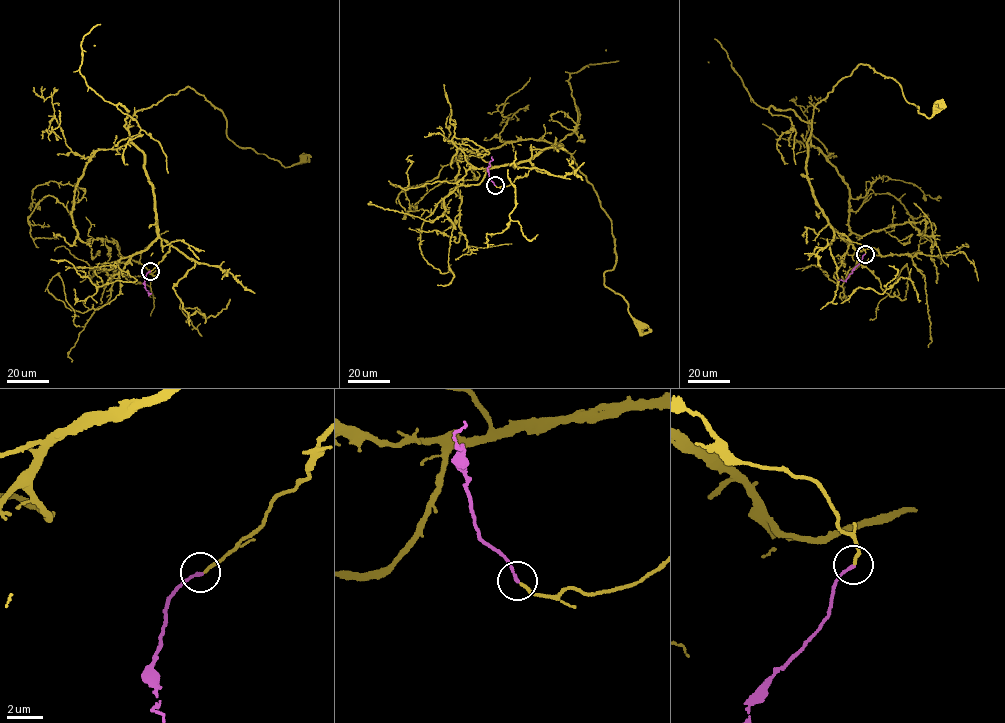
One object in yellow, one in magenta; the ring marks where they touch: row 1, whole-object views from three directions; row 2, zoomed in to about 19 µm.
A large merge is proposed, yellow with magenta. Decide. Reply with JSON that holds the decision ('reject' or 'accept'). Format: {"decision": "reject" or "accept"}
{"decision": "accept"}

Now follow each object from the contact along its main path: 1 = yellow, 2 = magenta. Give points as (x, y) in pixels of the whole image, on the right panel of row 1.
1: (865, 254), (832, 228), (814, 194), (810, 138), (847, 184), (853, 233), (924, 219), (932, 236), (914, 203)
2: (865, 254), (845, 281), (838, 280)

